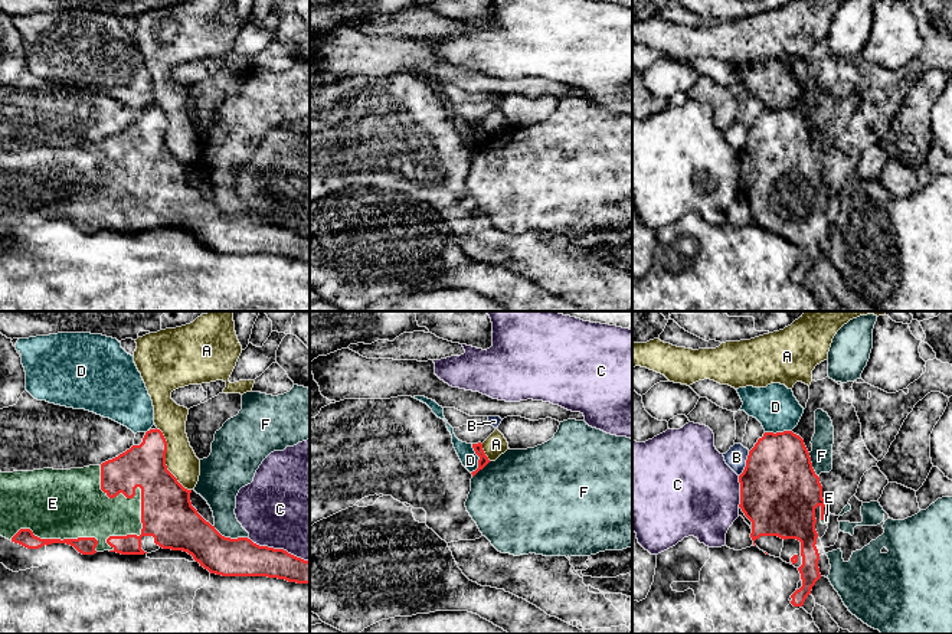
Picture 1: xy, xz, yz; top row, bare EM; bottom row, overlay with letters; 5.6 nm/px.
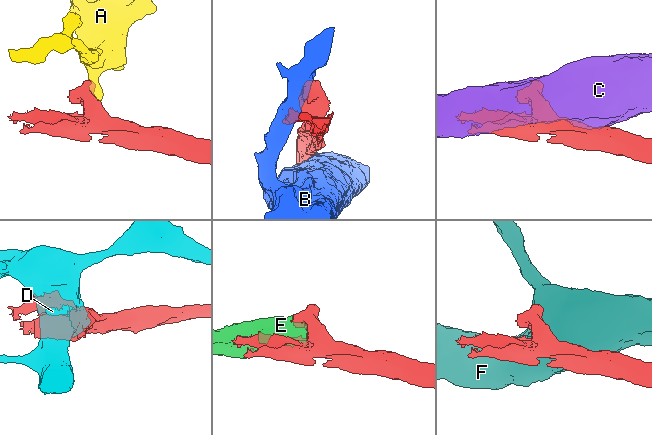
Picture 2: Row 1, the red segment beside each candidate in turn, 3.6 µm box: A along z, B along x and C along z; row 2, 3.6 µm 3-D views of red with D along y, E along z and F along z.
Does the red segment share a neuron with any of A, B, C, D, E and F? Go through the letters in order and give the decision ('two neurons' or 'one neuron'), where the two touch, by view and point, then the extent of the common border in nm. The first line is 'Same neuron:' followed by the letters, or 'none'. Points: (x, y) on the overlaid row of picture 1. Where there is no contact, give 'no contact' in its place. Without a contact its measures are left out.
Same neuron: E
A: two neurons | xy (164, 460) | 400 nm
B: two neurons | yz (746, 464) | 160 nm
C: two neurons | xy (280, 549) | 360 nm
D: two neurons | xz (480, 458) | 170 nm
E: one neuron | xy (141, 500) | 480 nm
F: two neurons | xy (229, 538) | 220 nm

